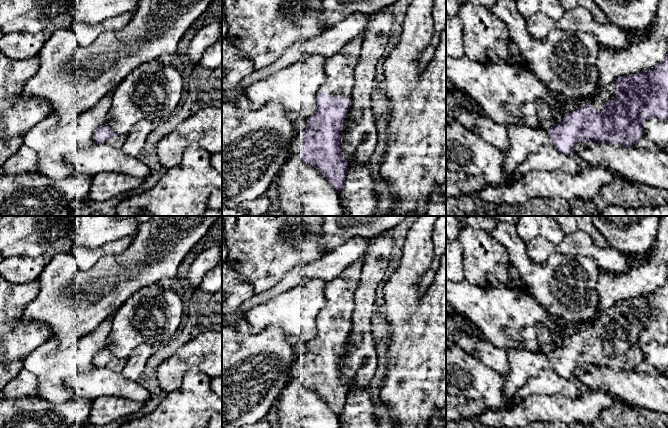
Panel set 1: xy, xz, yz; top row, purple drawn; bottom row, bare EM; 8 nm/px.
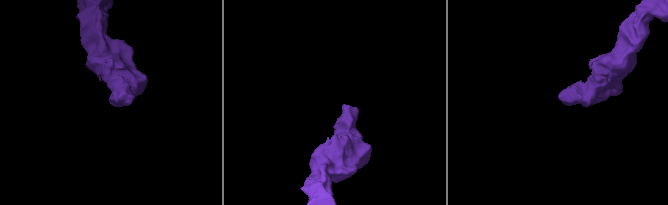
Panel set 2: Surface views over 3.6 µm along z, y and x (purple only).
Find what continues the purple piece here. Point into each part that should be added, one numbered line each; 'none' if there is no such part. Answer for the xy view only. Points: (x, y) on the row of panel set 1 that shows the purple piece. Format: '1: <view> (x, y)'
1: xy (115, 141)

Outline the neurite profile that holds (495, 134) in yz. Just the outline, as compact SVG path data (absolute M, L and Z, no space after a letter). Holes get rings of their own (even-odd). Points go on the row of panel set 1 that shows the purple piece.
M487 116L478 119L474 131L482 140L495 146L501 151L510 148L510 140L507 128L497 124Z

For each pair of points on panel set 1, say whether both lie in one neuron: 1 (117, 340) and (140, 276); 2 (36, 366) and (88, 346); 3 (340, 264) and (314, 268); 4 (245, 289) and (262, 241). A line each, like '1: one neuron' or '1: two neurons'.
1: two neurons
2: one neuron
3: one neuron
4: two neurons

